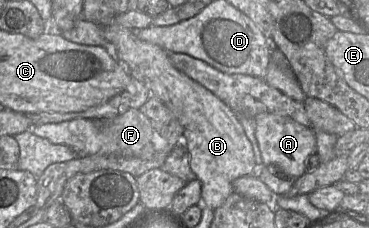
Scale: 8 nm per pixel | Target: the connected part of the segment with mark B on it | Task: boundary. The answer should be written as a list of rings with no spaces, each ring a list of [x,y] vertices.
[[[113,19],[102,25],[105,38],[115,46],[116,59],[127,72],[150,90],[151,96],[162,101],[183,127],[183,136],[190,154],[190,168],[201,182],[202,202],[215,210],[233,193],[232,182],[242,176],[251,175],[256,165],[252,145],[235,113],[212,92],[177,70],[169,59],[169,53],[156,44],[140,40],[135,31],[123,27]]]

